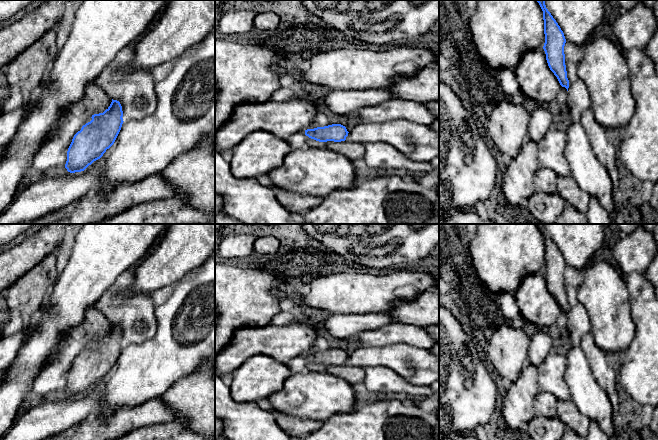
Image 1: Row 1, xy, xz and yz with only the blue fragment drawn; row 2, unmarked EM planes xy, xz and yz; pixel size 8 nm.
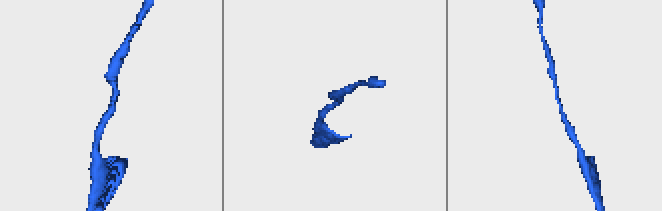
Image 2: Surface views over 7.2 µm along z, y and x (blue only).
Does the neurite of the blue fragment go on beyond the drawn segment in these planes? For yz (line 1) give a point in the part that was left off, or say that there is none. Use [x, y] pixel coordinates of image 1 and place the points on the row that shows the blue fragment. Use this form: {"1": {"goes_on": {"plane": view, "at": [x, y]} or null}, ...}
{"1": {"goes_on": null}}

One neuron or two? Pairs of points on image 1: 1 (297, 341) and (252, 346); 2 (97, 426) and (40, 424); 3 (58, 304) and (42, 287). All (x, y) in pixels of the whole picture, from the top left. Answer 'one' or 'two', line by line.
1: one
2: one
3: two

